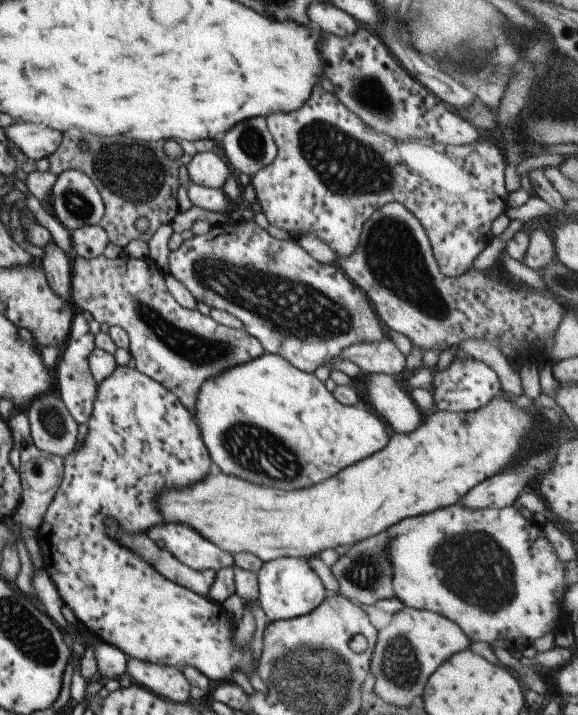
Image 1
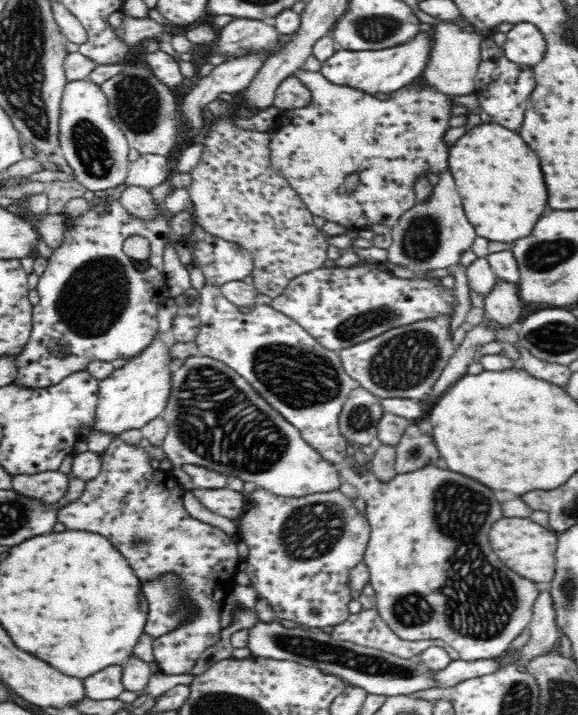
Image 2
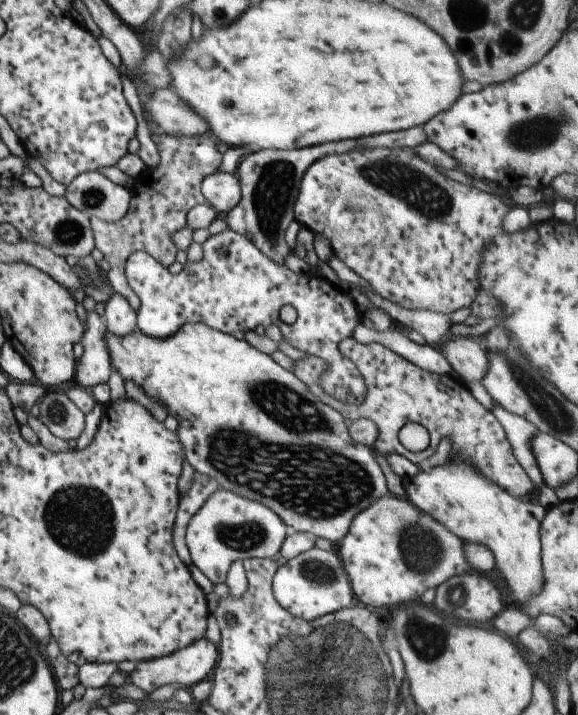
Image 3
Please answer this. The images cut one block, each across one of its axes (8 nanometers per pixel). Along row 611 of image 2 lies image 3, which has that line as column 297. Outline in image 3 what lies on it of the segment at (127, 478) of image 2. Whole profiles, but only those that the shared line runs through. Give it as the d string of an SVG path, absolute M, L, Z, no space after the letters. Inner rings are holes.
M365 146L355 147L349 152L346 152L346 154L330 154L330 156L324 156L316 160L306 170L302 178L293 214L295 220L300 223L301 227L307 227L315 235L325 237L330 242L333 255L344 262L352 272L366 280L375 294L378 294L381 298L388 299L392 303L414 311L429 311L432 313L452 315L456 310L470 307L473 304L480 290L479 267L483 262L483 253L485 249L488 249L488 246L491 246L495 242L495 239L505 234L503 219L510 209L511 206L496 195L488 194L488 192L484 192L484 190L480 190L476 186L466 186L466 184L460 184L454 182L454 180L450 180L442 172L438 172L436 166L417 156L417 153L412 148L372 148Z

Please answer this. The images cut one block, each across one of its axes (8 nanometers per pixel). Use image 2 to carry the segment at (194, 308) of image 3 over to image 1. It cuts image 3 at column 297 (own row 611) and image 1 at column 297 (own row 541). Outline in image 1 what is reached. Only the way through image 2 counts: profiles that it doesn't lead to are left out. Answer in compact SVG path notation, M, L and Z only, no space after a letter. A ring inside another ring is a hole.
M230 218L227 223L216 223L211 226L211 230L208 230L207 234L187 239L182 242L182 245L178 249L171 251L168 264L170 265L169 274L182 283L198 303L204 303L210 309L219 309L232 314L232 316L235 316L242 322L244 325L243 330L260 342L266 353L279 355L300 371L314 373L320 366L328 367L328 364L333 359L336 359L342 353L342 350L345 350L352 344L362 342L372 343L384 338L380 322L378 322L379 318L376 312L373 311L365 293L360 288L354 287L354 284L352 284L337 265L320 264L302 246L298 246L296 241L276 240L266 230L262 230L254 221L246 221L245 219L232 220Z

